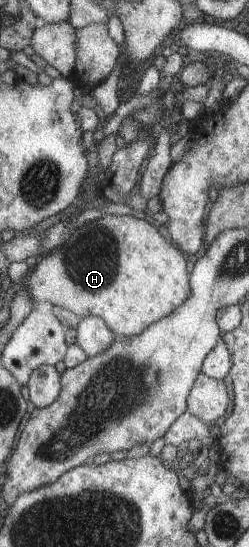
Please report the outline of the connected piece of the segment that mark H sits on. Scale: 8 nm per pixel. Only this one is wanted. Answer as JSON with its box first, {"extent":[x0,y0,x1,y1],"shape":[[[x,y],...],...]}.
{"extent":[18,214,190,338],"shape":[[[104,214],[74,229],[69,238],[52,251],[37,258],[36,264],[24,272],[18,286],[27,289],[34,305],[51,303],[70,311],[79,319],[89,316],[104,319],[117,338],[141,334],[147,326],[170,314],[190,297],[185,257],[177,251],[177,246],[169,245],[169,241],[161,237],[142,215]]]}

